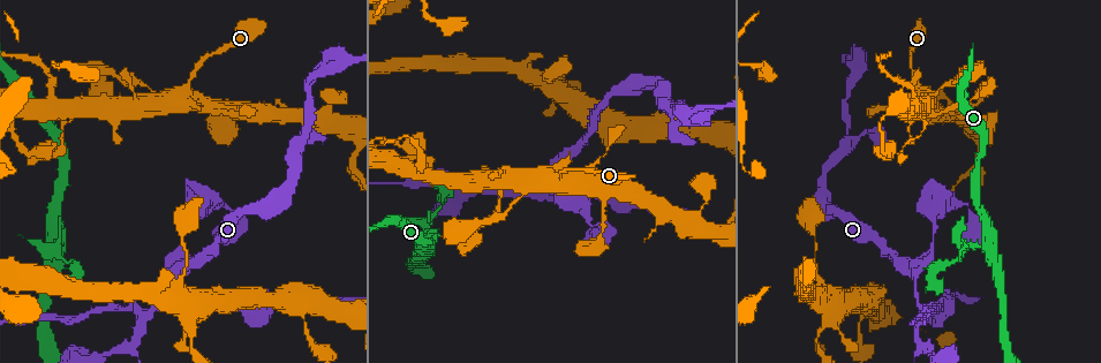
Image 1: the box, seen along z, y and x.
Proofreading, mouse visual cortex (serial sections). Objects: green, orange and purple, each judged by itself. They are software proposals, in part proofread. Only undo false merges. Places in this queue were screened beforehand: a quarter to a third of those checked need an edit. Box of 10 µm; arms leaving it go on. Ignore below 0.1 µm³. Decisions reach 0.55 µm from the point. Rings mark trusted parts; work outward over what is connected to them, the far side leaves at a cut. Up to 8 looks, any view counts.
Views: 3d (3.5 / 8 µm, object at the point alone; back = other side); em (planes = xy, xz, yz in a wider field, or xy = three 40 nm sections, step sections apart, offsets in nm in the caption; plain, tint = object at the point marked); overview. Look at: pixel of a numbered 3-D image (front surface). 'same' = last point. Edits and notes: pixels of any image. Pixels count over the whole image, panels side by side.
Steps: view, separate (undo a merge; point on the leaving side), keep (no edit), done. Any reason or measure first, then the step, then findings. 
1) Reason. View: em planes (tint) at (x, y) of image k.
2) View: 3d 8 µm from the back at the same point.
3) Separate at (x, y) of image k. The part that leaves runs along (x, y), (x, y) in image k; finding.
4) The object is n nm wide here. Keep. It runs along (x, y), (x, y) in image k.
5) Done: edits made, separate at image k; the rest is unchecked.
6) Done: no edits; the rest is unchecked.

Abrupt turn. View: 3d 3.5 µm at (149, 312) of image 1.

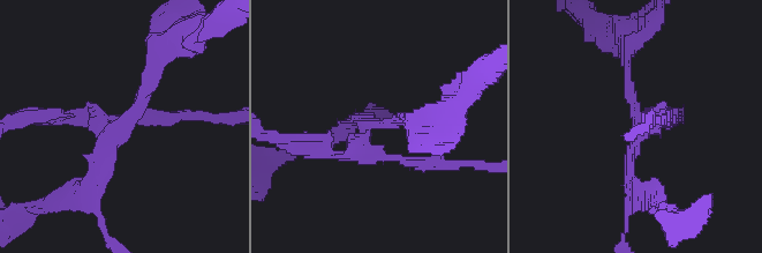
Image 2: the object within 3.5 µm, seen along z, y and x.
4 arms meet here; the arms are 150, 150, 150, 150 nm wide; need the tissue. View: em xy step 5 (tint) at (635, 123) of image 2.

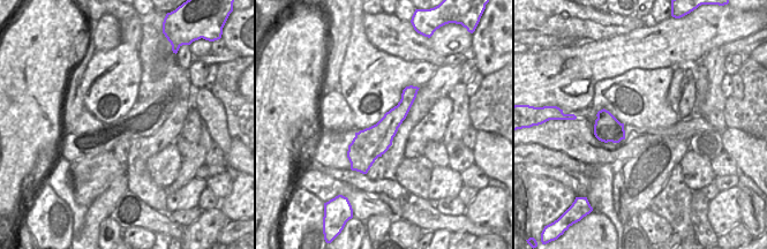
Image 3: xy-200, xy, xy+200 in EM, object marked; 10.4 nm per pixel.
Separate at (65, 117) of image 2. The part that leaves runs along (367, 134), (380, 157), (462, 163) in image 2; a second cell is stuck on.

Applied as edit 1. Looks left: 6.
View: overview.

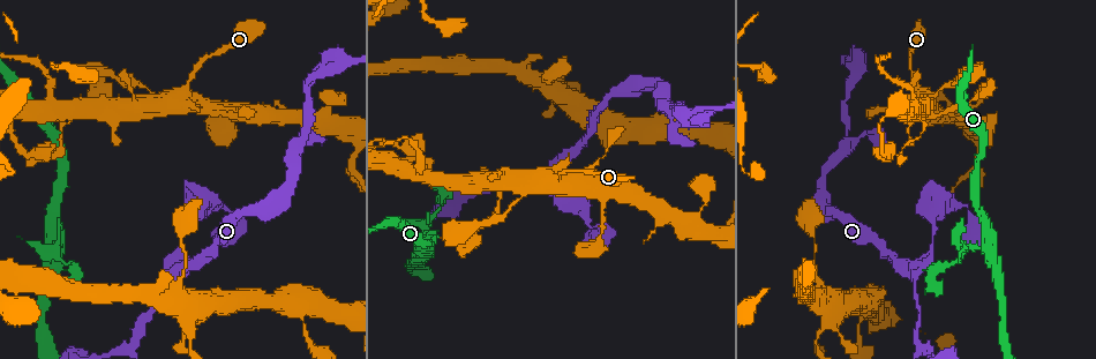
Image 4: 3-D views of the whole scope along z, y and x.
Arms part here. View: 3d 3.5 µm at (990, 249) of image 4.

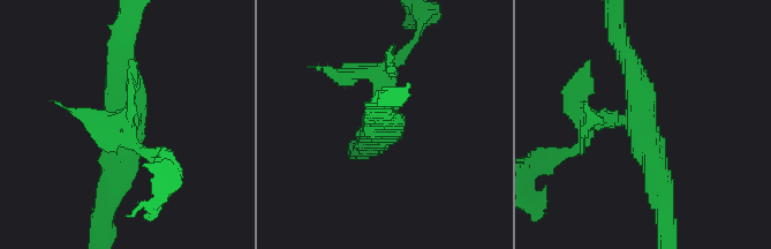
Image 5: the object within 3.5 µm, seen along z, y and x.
View: em xy step 1 (tint) at (642, 119) of image 5.

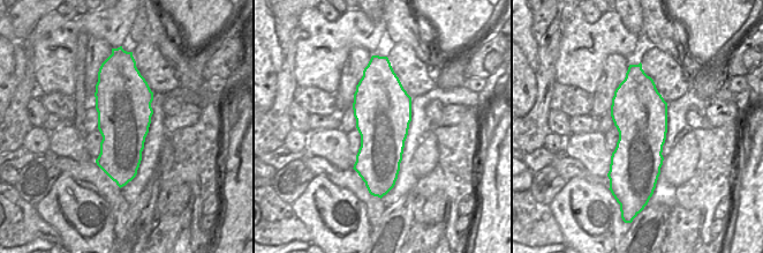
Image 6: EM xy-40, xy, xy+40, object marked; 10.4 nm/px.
Separate at (584, 113) of image 5. The part that leaves runs along (620, 120), (546, 156) in image 5; a second cell is stuck on.

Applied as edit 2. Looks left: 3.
View: overview.

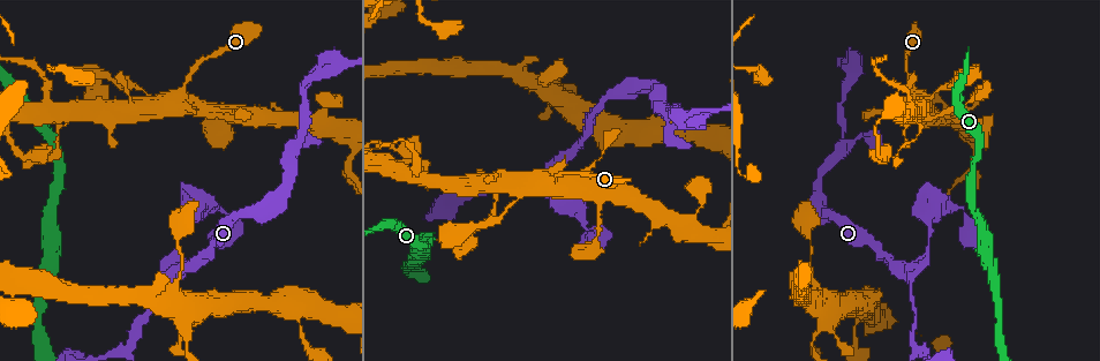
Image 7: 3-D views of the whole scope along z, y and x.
Calibre changes. View: 3d 3.5 µm from the back at (221, 121) of image 7.

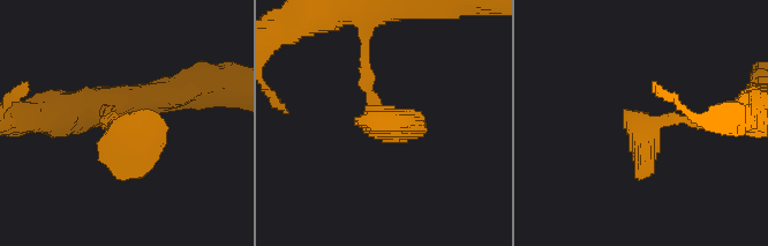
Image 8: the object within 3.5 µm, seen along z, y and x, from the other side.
Need the tissue. View: em planes (tint) at (376, 107) of image 8.

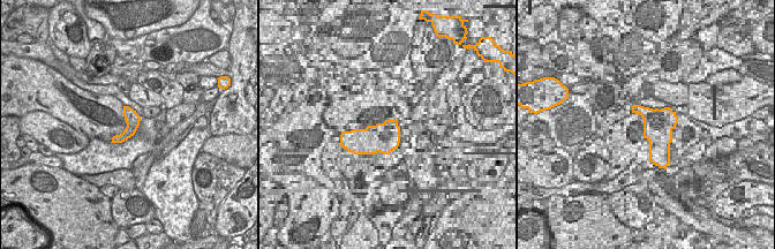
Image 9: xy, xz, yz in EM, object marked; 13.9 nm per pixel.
Keep. It runs along (721, 113), (649, 127), (635, 173) in image 8; one cell here.

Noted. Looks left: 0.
Done: edits made, separate at image 2, separate at image 5; the rest is unchecked.

